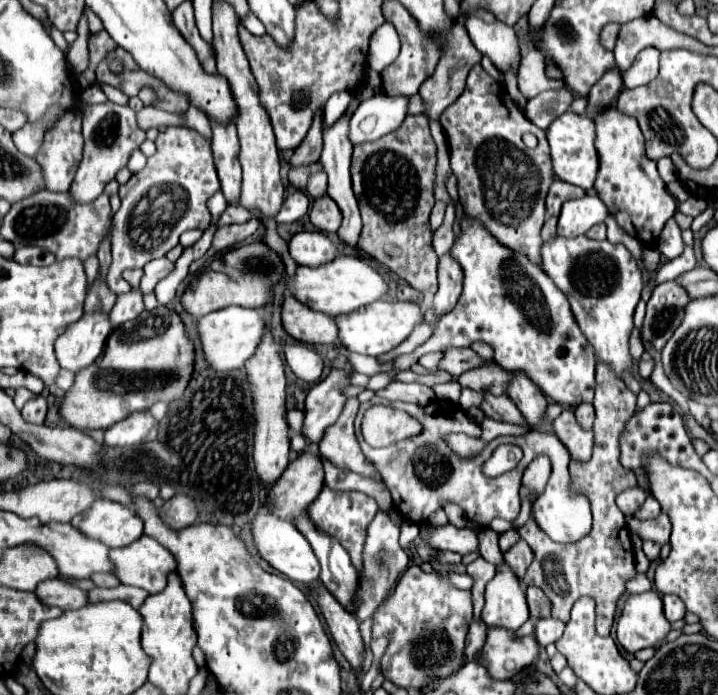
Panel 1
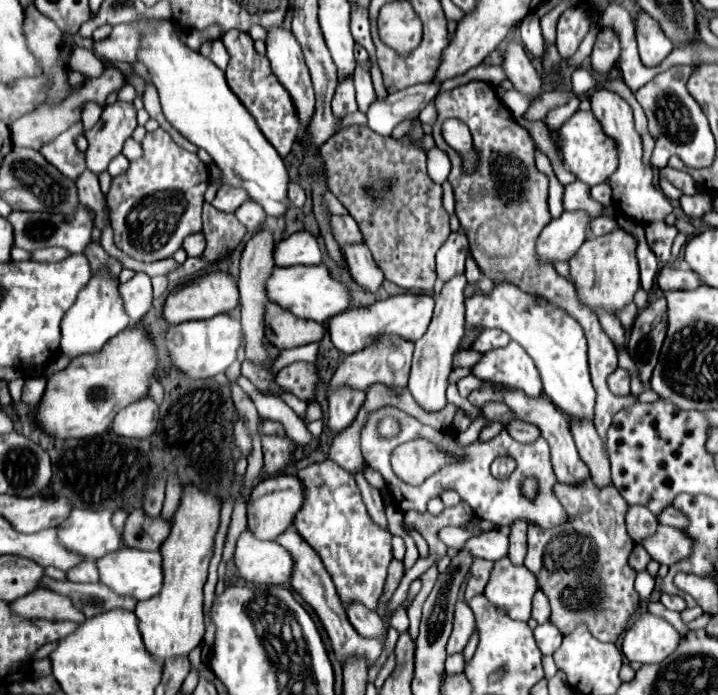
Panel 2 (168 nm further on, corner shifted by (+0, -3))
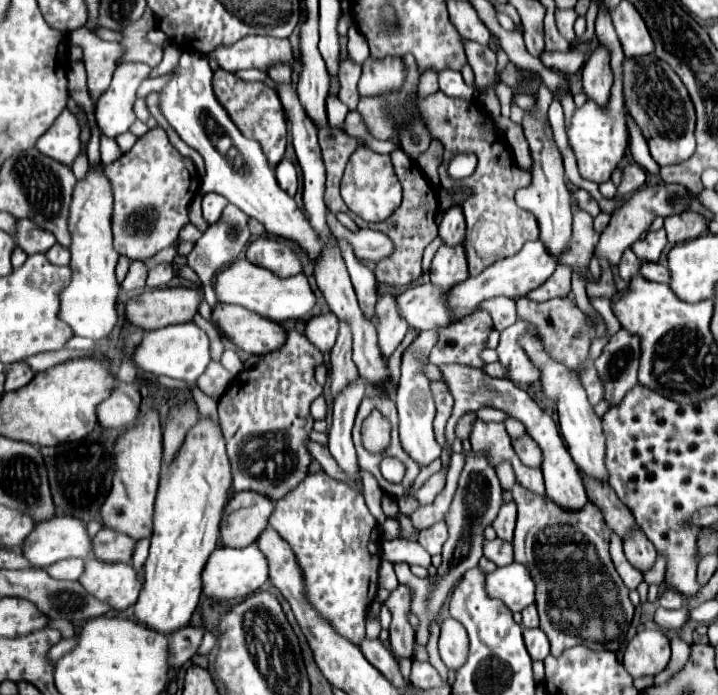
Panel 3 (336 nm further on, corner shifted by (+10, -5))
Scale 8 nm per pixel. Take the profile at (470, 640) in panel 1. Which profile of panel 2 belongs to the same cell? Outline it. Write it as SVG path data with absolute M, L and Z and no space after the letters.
M462 653L448 655L444 667L446 667L448 673L462 673L462 671L464 671L464 659L462 659Z

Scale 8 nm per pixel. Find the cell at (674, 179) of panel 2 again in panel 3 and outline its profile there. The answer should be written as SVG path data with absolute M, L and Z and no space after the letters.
M624 107L624 115L626 115L626 125L628 125L628 137L630 137L630 143L628 143L628 149L634 157L634 161L644 167L648 173L652 175L658 175L660 173L660 165L652 159L650 155L650 149L648 149L648 143L646 143L646 137L642 137L642 131L638 125L634 125L634 119L630 117L628 109Z

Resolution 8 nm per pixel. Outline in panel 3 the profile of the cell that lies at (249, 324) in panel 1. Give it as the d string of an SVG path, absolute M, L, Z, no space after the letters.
M182 323L182 325L168 325L156 331L146 331L142 337L140 347L134 353L134 361L140 369L152 375L168 375L172 379L184 379L192 389L196 381L204 373L210 363L210 339L206 331L202 331L196 323Z

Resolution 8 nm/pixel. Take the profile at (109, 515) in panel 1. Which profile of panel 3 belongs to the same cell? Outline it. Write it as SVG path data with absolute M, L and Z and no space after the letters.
M56 515L48 521L40 521L36 525L36 529L28 535L28 539L22 543L22 551L24 551L24 557L34 567L42 567L42 569L56 563L56 561L62 561L62 559L70 559L70 557L88 559L94 555L92 537L88 535L86 523L82 519L76 519L70 515Z

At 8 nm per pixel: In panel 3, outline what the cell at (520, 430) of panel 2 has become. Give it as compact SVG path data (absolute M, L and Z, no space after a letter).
M522 435L518 439L512 439L512 447L516 451L516 455L520 457L520 461L524 465L530 465L530 467L540 467L542 463L542 453L540 453L540 447L538 443L534 443L534 439L530 439L528 435Z

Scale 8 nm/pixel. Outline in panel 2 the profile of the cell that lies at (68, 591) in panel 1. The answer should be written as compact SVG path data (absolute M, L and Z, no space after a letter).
M36 587L32 593L12 601L10 609L24 619L50 619L50 621L84 621L84 613L80 613L68 597L62 597L50 589Z

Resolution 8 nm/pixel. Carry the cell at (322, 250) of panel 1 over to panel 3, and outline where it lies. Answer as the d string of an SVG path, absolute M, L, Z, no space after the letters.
M260 237L248 245L246 259L250 263L266 267L276 275L298 275L302 271L302 263L298 253L284 239L266 239Z

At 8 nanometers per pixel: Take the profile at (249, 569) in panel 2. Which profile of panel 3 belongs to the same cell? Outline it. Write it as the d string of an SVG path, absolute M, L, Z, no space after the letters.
M248 545L244 549L218 547L208 559L202 579L204 595L214 599L242 599L268 581L268 559L256 545Z

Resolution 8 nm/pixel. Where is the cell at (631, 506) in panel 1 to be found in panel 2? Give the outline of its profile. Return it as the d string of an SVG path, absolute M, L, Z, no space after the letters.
M632 505L626 515L626 525L628 525L628 535L632 537L632 541L642 543L644 539L648 539L656 533L658 521L646 507Z

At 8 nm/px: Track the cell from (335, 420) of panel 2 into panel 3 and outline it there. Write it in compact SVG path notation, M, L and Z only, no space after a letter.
M340 323L340 335L330 351L330 395L336 399L350 383L358 379L358 367L352 361L352 347L350 347L350 327Z

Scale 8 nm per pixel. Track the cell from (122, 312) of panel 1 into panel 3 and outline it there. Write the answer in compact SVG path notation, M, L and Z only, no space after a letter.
M134 261L130 265L130 271L126 275L126 279L122 281L122 289L124 291L134 291L134 289L142 289L146 285L146 275L148 275L148 269L144 267L142 261Z

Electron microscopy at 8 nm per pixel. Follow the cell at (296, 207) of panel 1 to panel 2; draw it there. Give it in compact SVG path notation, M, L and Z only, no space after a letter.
M290 183L288 185L288 197L294 203L294 207L302 207L304 201L306 201L306 193L304 193L304 189L298 183Z

